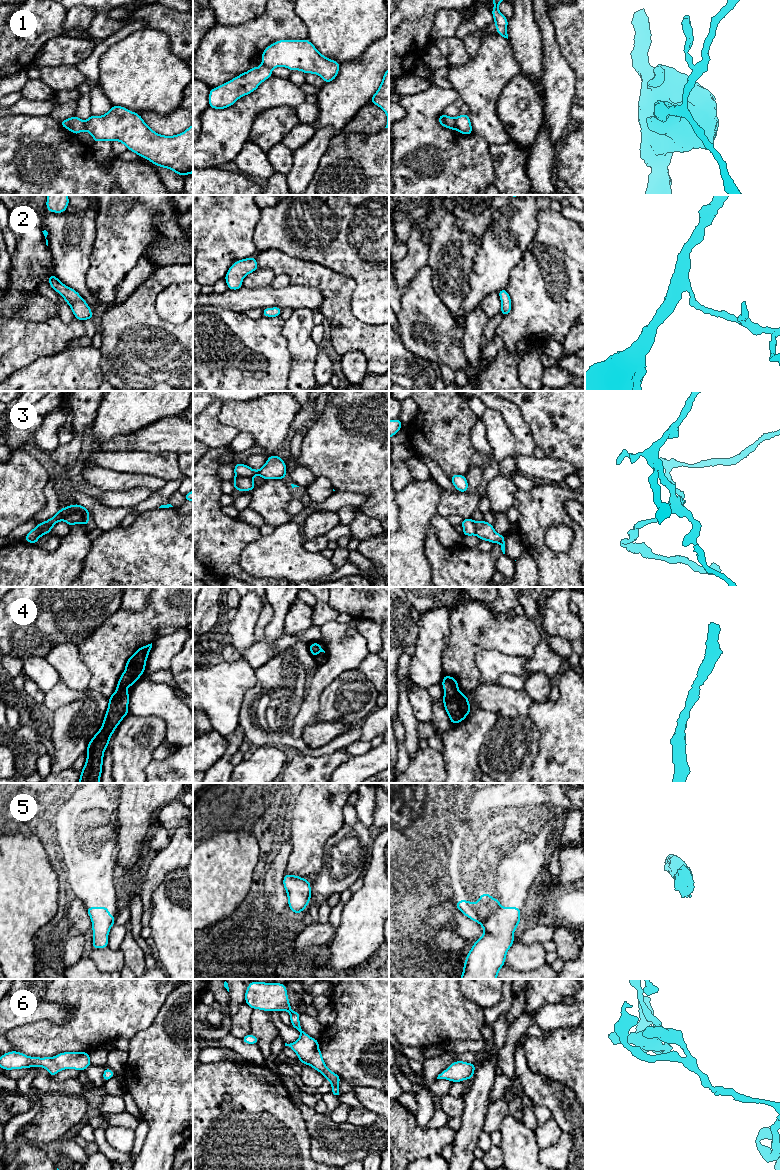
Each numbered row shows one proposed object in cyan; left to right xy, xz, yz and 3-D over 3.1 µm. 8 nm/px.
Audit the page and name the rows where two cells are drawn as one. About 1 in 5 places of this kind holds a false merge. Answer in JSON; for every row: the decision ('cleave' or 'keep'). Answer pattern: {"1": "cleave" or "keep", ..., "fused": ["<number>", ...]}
{"1": "cleave", "2": "keep", "3": "cleave", "4": "keep", "5": "keep", "6": "keep", "fused": ["1", "3"]}

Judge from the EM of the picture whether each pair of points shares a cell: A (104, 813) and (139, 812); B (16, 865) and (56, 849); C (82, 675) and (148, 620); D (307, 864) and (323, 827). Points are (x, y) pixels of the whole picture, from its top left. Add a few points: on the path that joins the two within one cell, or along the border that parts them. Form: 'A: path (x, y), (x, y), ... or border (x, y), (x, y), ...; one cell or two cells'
A: border (116, 808), (118, 821); two cells
B: border (32, 833), (42, 844), (49, 862), (56, 873); two cells
C: border (79, 648), (79, 657), (90, 673), (88, 688); two cells
D: path (307, 855), (307, 844), (314, 836); one cell

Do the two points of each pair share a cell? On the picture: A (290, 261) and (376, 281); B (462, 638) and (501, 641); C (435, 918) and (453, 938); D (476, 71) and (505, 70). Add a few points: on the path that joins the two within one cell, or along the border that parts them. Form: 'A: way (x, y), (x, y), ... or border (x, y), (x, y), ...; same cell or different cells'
A: border (320, 264), (349, 275), (355, 282), (353, 294); different cells
B: way (472, 638), (491, 639); same cell
C: border (455, 932), (466, 941); different cells
D: way (483, 73), (498, 70); same cell

